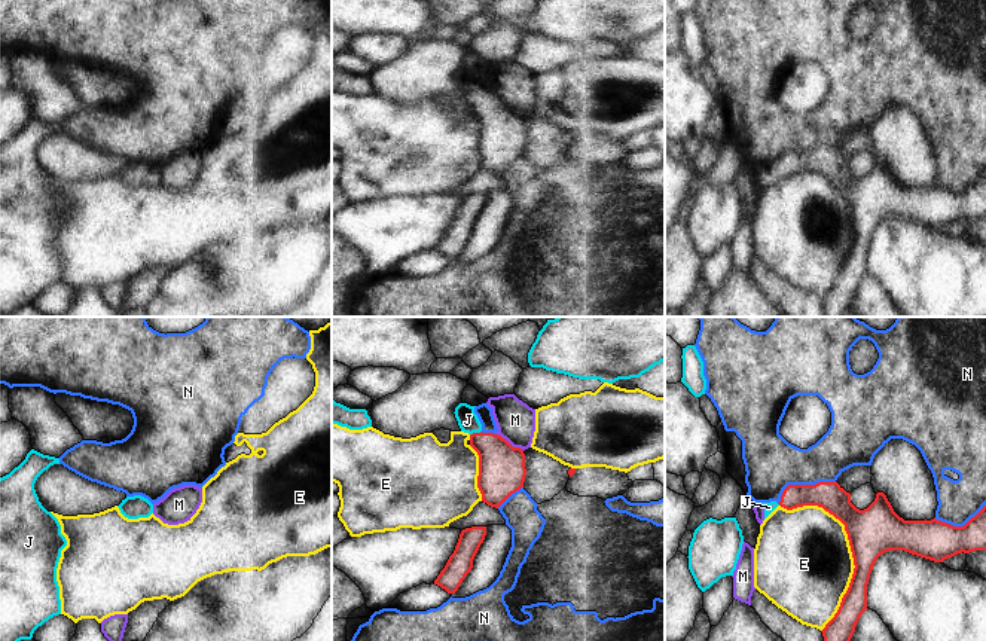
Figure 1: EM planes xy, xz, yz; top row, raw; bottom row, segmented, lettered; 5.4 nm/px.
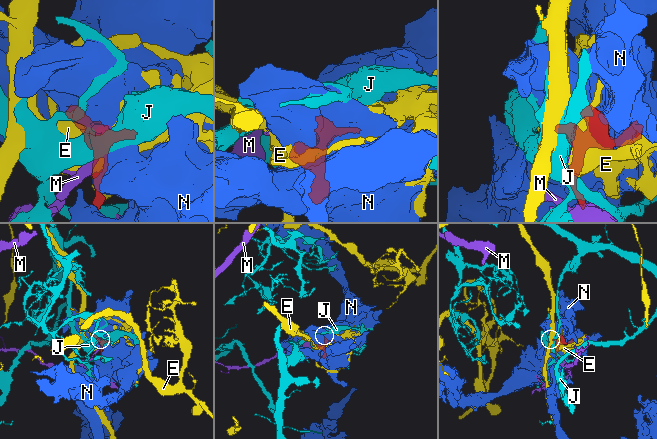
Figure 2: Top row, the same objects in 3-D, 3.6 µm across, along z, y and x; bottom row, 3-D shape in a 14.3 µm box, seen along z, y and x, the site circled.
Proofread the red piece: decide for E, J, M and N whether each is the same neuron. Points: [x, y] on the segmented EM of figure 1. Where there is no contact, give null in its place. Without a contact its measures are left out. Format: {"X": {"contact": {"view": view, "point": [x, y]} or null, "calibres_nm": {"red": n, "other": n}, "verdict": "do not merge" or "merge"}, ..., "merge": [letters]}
{"E": {"contact": {"view": "yz", "point": [849, 545]}, "calibres_nm": {"red": 260, "other": 500}, "verdict": "do not merge"}, "J": {"contact": {"view": "xz", "point": [475, 433]}, "calibres_nm": {"red": 260, "other": 110}, "verdict": "merge"}, "M": {"contact": {"view": "xz", "point": [509, 443]}, "calibres_nm": {"red": 260, "other": 220}, "verdict": "do not merge"}, "N": {"contact": {"view": "yz", "point": [802, 485]}, "calibres_nm": {"red": 150, "other": 280}, "verdict": "do not merge"}, "merge": ["J"]}

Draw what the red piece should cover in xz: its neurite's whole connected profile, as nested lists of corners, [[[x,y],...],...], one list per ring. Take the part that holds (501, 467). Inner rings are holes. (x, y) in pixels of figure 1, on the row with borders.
[[[460,403],[454,413],[461,431],[470,434],[470,446],[479,455],[477,488],[482,501],[498,509],[512,494],[523,488],[525,454],[501,436],[483,433],[474,408]]]

